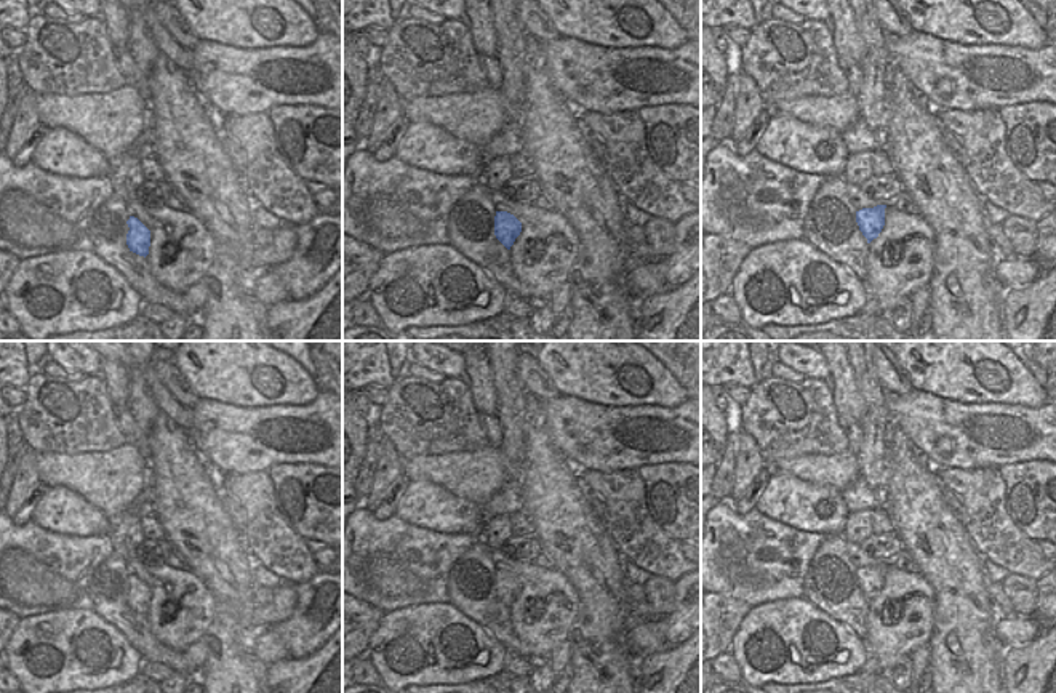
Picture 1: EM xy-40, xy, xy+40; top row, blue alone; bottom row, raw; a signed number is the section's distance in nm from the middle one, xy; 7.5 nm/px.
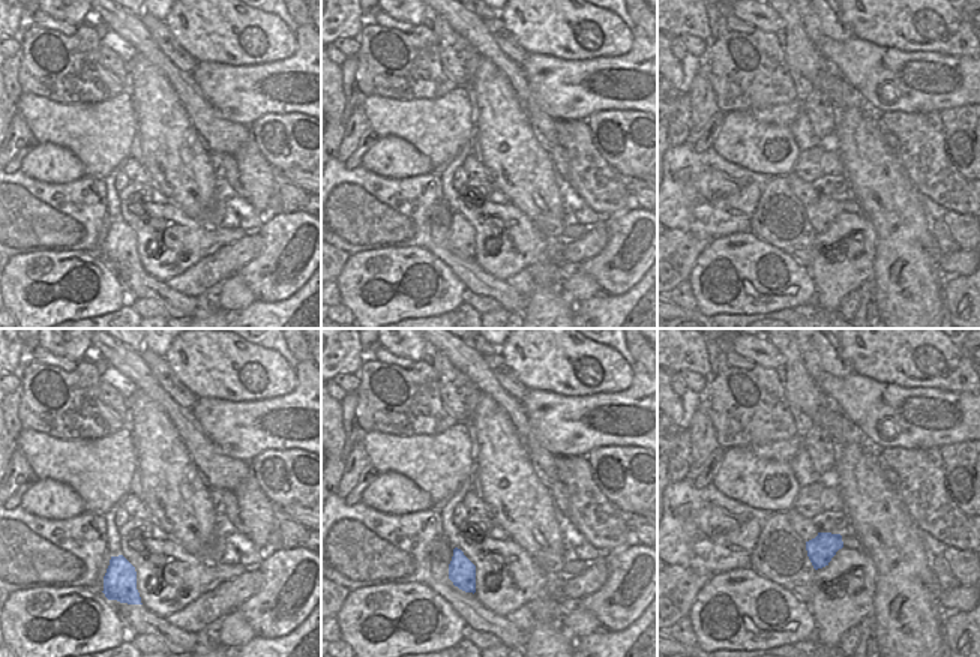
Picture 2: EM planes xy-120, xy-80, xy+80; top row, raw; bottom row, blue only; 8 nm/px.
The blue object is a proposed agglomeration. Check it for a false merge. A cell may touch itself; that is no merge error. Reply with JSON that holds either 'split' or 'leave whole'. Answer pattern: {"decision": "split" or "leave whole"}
{"decision": "leave whole"}

